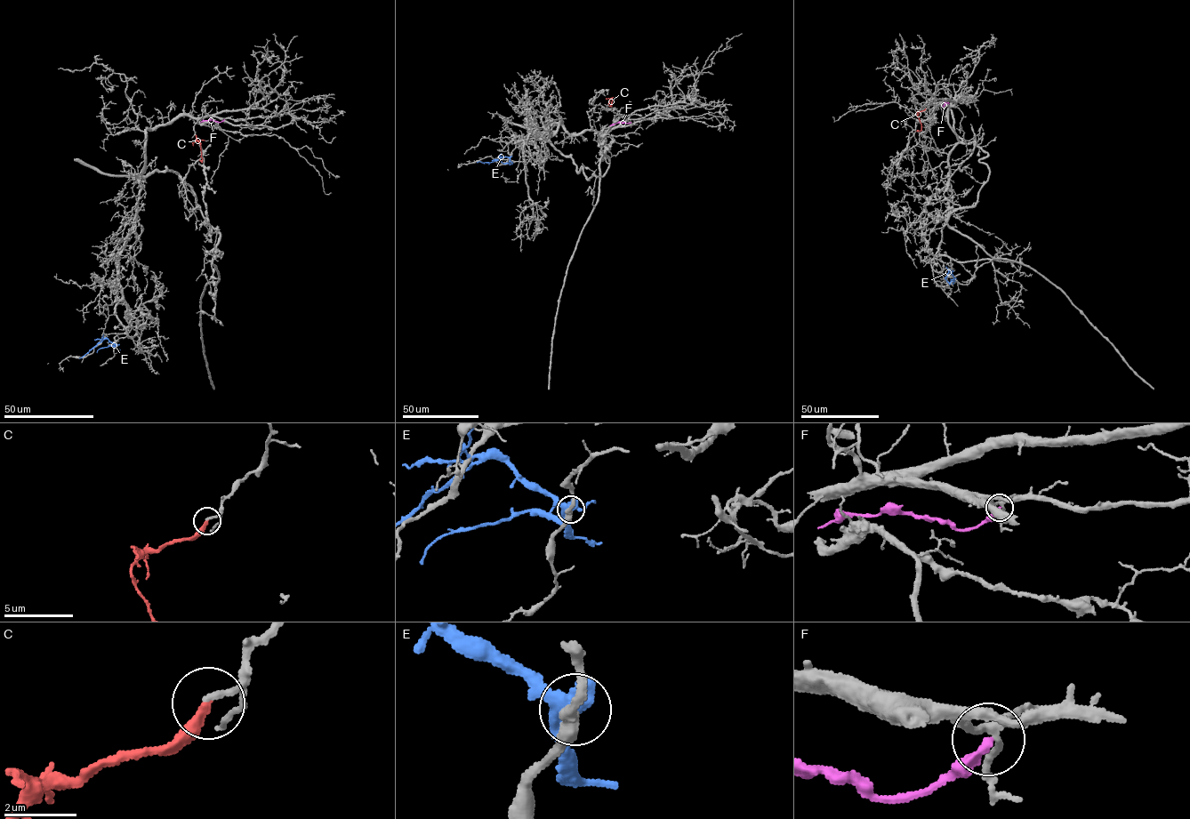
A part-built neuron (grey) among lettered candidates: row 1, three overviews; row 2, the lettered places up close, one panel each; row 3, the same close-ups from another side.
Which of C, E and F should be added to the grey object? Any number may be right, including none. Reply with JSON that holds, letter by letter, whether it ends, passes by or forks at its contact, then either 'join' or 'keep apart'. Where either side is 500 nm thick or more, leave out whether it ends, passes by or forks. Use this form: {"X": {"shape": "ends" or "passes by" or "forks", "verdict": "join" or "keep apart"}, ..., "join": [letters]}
{"C": {"shape": "ends", "verdict": "keep apart"}, "E": {"shape": "passes by", "verdict": "keep apart"}, "F": {"shape": "ends", "verdict": "keep apart"}, "join": []}

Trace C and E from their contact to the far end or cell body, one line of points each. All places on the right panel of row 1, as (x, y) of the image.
C: (925, 108), (917, 113), (921, 130), (916, 131)
E: (944, 278), (948, 271), (953, 277), (953, 284)

